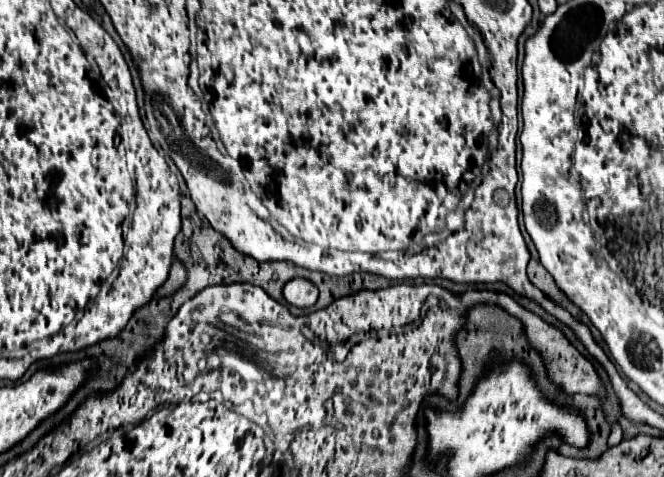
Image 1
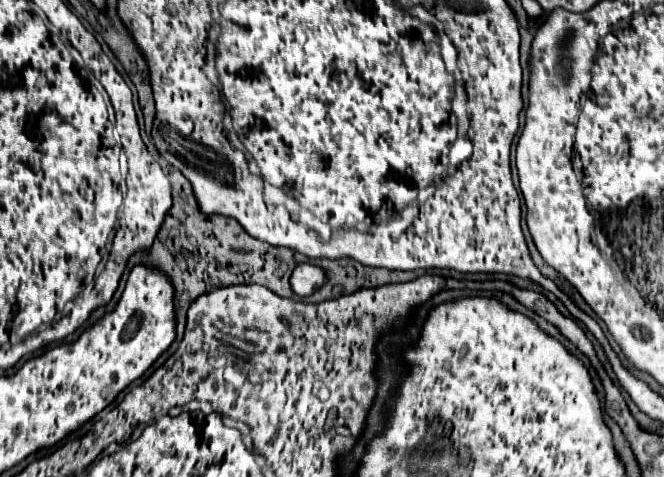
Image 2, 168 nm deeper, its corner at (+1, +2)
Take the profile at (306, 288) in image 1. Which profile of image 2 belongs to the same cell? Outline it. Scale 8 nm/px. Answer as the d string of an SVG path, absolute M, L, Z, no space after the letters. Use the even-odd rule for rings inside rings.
M298 264L290 278L290 286L294 294L300 298L314 294L322 284L324 284L324 272L322 268L316 268L312 264Z

